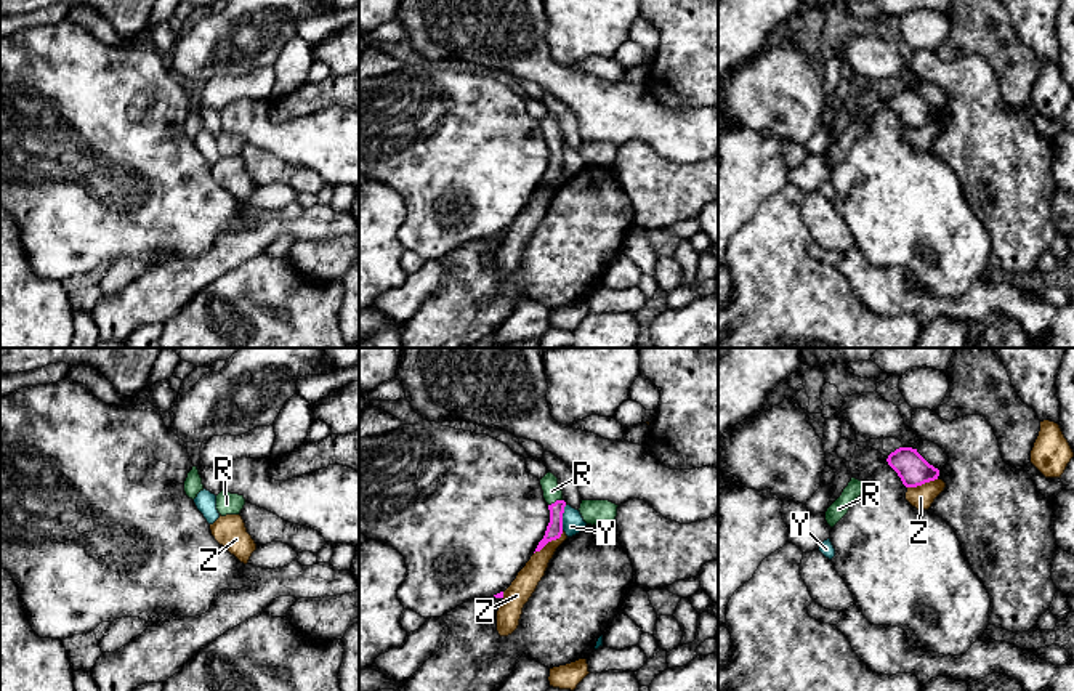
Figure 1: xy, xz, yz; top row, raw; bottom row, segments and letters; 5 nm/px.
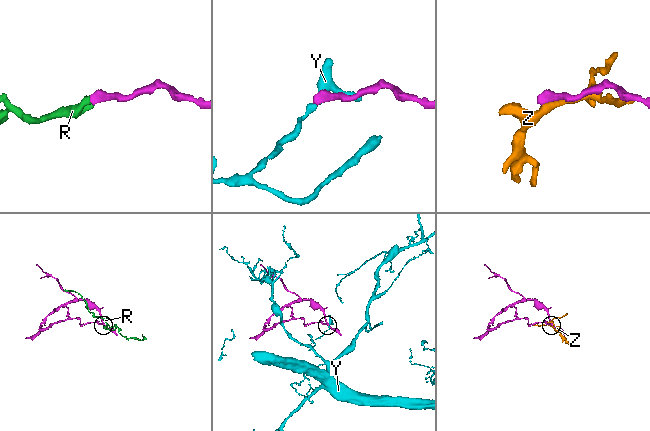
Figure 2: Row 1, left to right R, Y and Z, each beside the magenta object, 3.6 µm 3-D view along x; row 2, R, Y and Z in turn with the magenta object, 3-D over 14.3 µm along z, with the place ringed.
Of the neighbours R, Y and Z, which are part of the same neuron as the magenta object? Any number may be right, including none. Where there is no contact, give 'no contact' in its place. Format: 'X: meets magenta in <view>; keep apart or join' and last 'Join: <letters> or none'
R: meets magenta in xz; join
Y: meets magenta in xz; keep apart
Z: meets magenta in xz; keep apart
Join: R

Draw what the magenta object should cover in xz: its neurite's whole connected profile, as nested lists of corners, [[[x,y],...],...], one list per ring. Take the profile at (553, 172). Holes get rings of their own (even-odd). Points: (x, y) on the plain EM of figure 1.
[[[547,114],[540,120],[543,139],[548,144],[550,164],[547,167],[543,180],[539,183],[535,192],[540,192],[548,183],[556,181],[563,175],[563,154],[566,143],[563,141],[563,131],[558,125],[558,119],[553,114]]]

